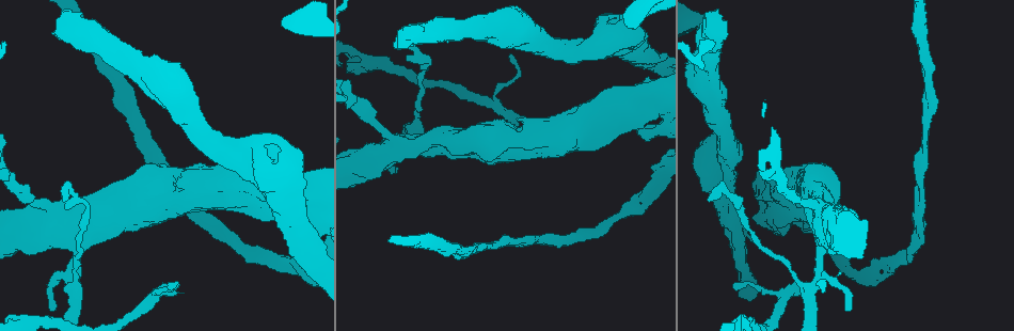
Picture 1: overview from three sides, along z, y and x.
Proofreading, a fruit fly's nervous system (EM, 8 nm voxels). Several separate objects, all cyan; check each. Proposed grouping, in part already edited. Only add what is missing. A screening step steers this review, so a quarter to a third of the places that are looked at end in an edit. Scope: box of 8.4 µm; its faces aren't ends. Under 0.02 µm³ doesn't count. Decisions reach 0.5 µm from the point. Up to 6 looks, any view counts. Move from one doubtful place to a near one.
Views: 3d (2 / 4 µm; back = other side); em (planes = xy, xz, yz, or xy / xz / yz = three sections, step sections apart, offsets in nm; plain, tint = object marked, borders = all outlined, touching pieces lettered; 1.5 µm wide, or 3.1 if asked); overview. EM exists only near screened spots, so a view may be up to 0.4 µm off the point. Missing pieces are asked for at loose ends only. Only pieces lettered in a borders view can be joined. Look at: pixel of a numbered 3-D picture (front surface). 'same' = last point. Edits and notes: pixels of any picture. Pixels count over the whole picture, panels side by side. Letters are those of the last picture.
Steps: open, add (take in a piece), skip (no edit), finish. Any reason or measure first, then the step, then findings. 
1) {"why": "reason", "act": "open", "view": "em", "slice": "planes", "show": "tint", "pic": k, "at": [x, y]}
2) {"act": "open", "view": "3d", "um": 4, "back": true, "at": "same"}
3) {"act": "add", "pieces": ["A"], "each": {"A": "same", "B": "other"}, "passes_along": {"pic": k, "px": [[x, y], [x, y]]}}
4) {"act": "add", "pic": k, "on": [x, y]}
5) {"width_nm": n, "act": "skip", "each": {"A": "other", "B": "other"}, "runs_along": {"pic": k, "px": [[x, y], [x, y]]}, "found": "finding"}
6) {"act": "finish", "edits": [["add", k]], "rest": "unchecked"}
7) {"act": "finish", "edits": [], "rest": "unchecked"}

{"why": "tapers out", "act": "open", "view": "em", "slice": "planes", "show": "borders", "pic": 1, "at": [735, 286]}

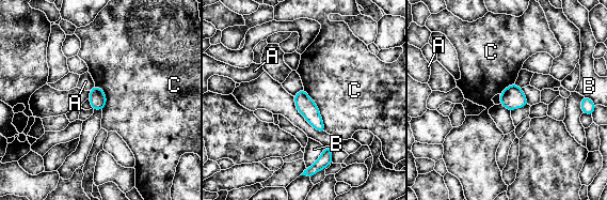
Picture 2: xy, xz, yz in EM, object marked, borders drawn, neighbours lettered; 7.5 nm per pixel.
{"act": "skip", "each": {"A": "other", "B": "other", "C": "other"}, "border": {"pic": 2, "px": [[303, 89], [318, 108], [325, 131]]}, "found": "no lettered piece goes on from it"}

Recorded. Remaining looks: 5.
{"why": "thick end", "act": "open", "view": "3d", "um": 4, "pic": 1, "at": [625, 24]}

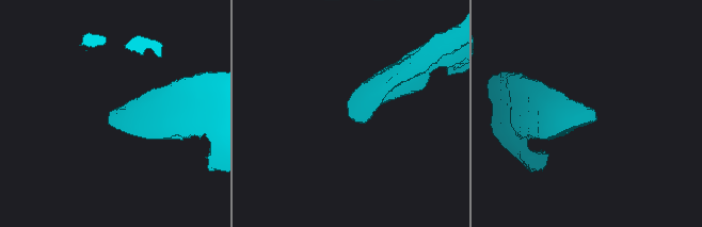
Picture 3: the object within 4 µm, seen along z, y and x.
{"why": "need the tissue", "act": "open", "view": "em", "slice": "xy", "step": 8, "show": "borders", "pic": 3, "at": [353, 118]}

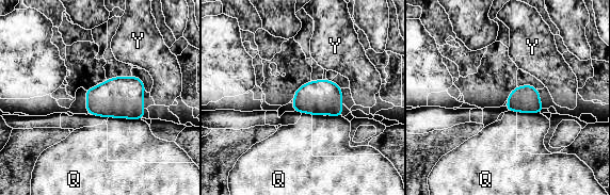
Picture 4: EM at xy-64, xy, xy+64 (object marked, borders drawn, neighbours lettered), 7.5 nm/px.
{"why": "cut it another way", "act": "open", "view": "em", "slice": "planes", "show": "borders", "at": "same"}

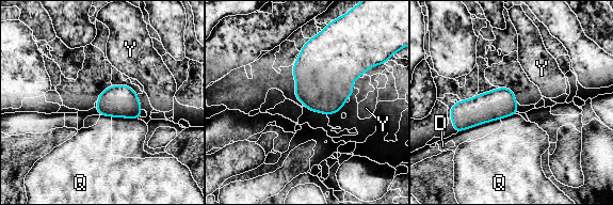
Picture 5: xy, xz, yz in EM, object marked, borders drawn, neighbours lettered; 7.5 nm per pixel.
{"width_nm": 220, "act": "add", "pieces": ["Q"], "each": {"D": "other", "Q": "same", "Y": "other"}, "found": "the neuron continues"}

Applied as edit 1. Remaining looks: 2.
{"act": "finish", "edits": [["add", 5]], "rest": "unchecked"}

